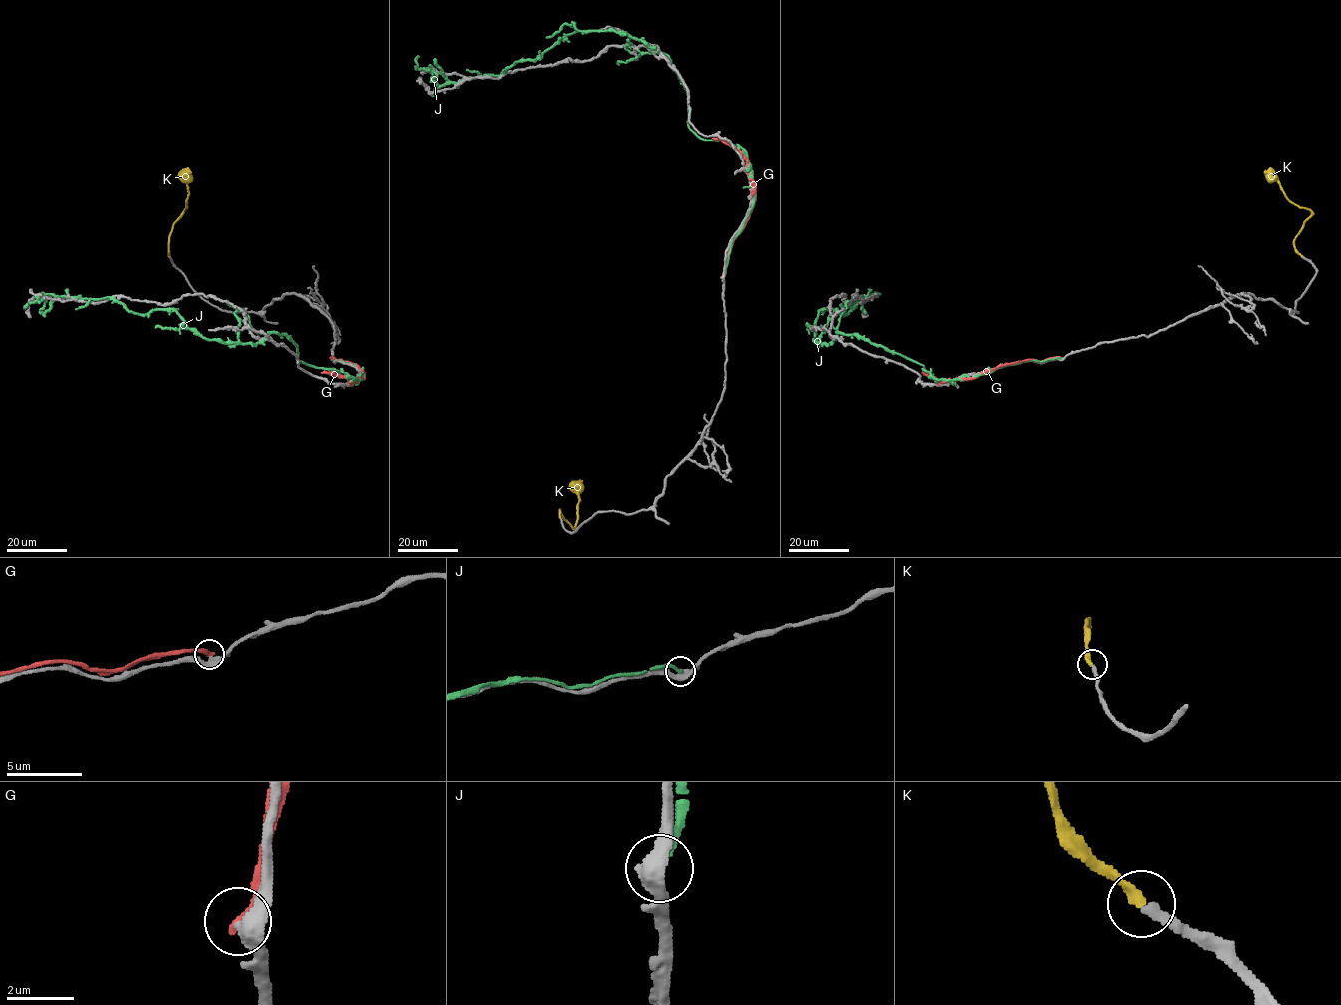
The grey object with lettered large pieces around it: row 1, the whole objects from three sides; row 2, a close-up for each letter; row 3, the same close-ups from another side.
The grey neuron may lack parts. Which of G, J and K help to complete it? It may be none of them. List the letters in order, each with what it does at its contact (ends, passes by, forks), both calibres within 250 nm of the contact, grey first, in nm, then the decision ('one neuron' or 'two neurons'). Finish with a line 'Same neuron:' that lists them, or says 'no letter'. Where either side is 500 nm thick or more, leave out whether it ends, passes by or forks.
G: it ends there; 340 nm thick on the grey side, 300 nm on the other; two neurons
J: it ends there; 400 nm thick on the grey side, 220 nm on the other; two neurons
K: it ends there; 280 nm thick on the grey side, 280 nm on the other; one neuron
Same neuron: K

